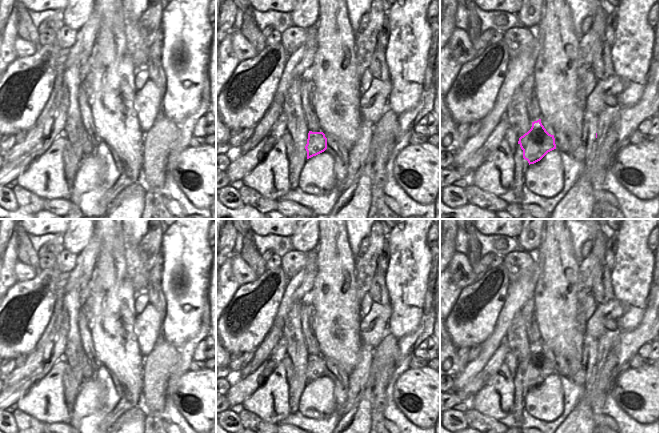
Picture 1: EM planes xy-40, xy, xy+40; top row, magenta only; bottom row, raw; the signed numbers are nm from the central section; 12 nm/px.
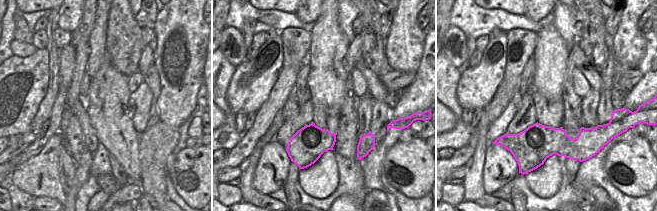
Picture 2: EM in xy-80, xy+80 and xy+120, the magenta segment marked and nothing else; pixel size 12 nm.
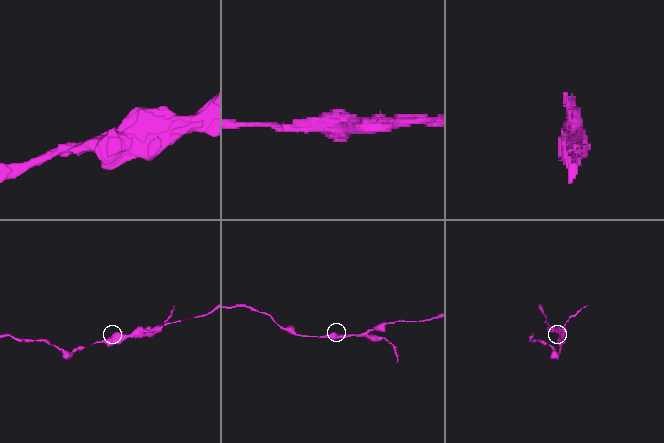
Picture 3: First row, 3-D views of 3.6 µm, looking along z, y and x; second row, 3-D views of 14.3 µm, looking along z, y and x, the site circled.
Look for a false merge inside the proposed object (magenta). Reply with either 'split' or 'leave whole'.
split

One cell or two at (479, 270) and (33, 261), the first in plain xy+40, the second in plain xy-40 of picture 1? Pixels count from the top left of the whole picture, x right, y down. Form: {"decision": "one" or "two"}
{"decision": "one"}

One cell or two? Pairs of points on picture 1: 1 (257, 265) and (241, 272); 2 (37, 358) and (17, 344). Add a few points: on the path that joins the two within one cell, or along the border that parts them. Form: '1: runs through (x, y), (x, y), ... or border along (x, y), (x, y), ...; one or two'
1: border along (239, 254), (257, 277); two
2: border along (43, 333), (35, 347), (27, 354); two

